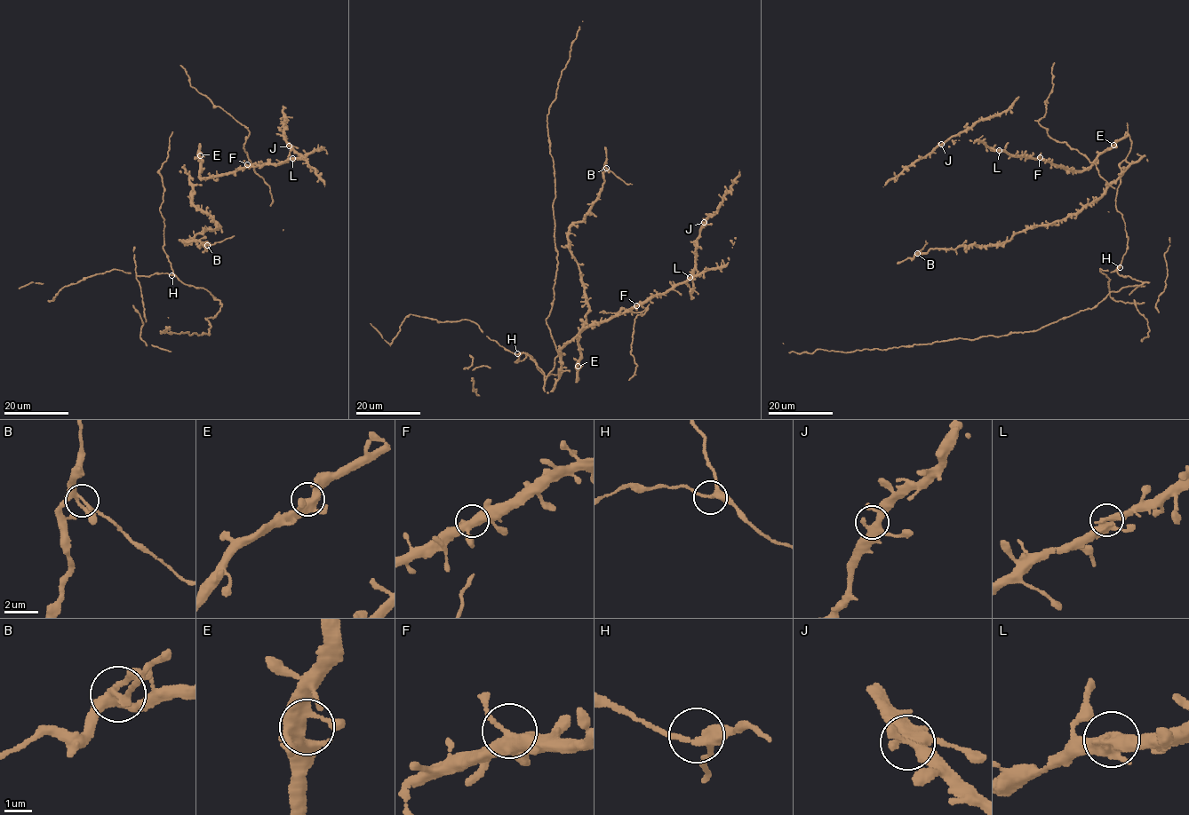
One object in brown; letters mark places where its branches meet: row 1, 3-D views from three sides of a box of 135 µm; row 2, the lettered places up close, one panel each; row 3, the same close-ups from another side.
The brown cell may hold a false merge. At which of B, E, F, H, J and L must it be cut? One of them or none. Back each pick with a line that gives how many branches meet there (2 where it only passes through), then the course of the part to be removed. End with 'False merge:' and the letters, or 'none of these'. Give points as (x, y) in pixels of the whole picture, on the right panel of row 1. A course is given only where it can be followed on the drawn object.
B: 4 | (917, 253), (926, 241)
False merge: B

